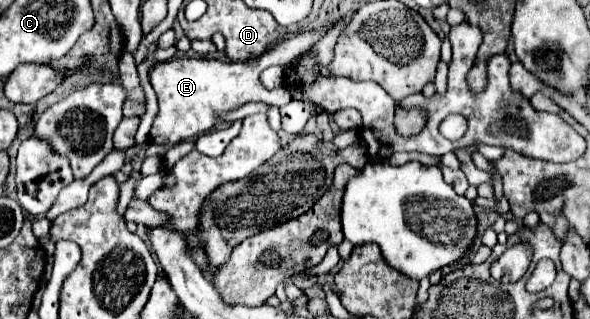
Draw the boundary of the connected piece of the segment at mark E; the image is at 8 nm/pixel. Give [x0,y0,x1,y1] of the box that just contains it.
[151,25,331,145]

